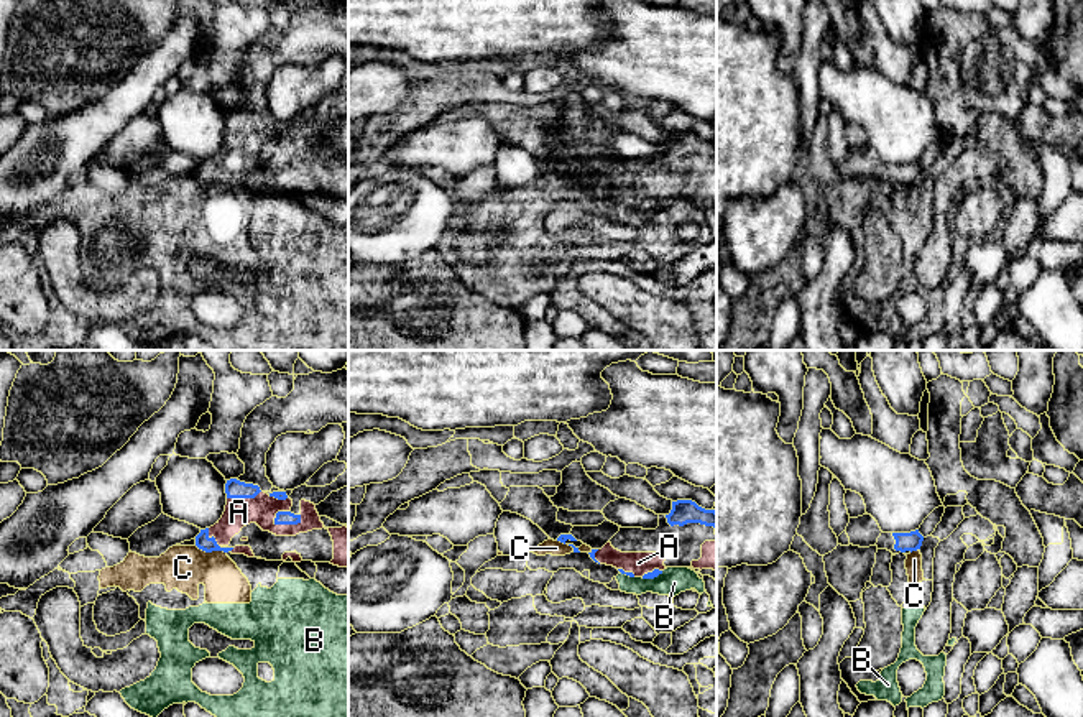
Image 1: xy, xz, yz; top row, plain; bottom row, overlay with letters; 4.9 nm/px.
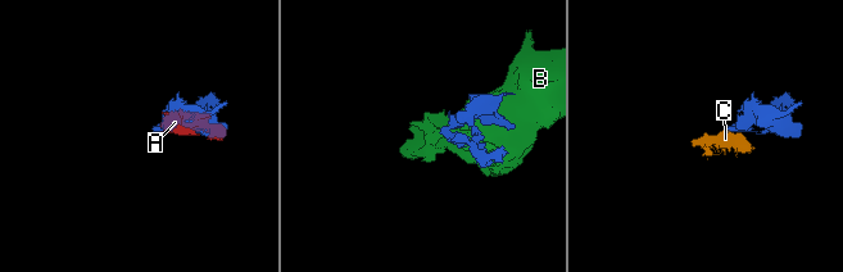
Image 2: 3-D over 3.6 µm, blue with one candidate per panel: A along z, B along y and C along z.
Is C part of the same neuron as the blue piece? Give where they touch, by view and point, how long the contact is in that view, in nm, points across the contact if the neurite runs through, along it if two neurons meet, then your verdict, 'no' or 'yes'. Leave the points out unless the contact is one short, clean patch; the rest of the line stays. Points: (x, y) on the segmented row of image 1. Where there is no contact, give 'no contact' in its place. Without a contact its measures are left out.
meets blue in xy at (211, 551); contact 160 nm long; border along xy (196, 545), (206, 551), (225, 553); no

